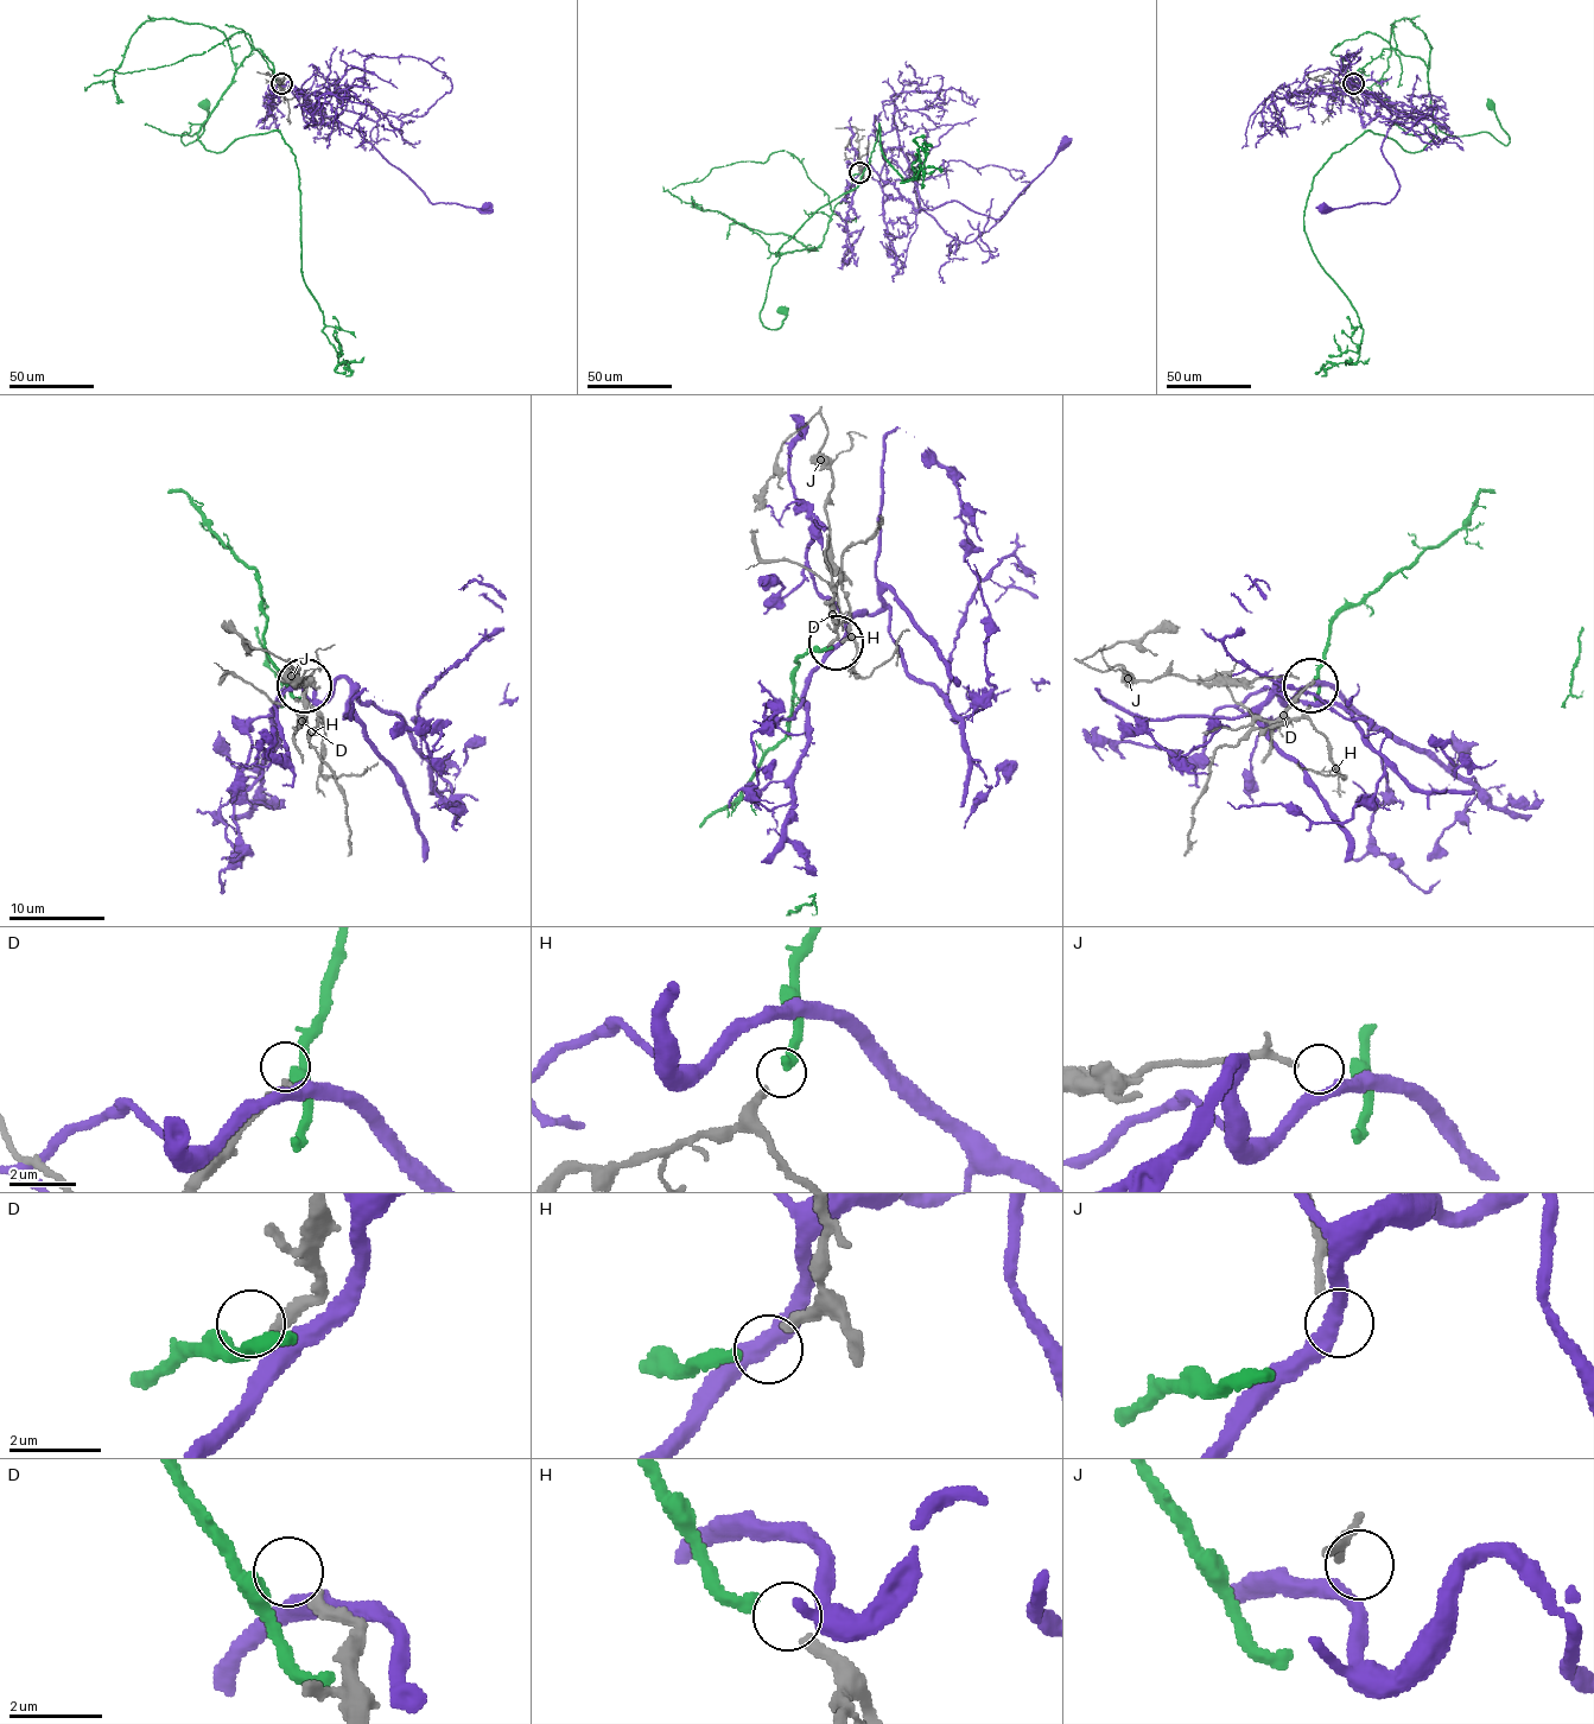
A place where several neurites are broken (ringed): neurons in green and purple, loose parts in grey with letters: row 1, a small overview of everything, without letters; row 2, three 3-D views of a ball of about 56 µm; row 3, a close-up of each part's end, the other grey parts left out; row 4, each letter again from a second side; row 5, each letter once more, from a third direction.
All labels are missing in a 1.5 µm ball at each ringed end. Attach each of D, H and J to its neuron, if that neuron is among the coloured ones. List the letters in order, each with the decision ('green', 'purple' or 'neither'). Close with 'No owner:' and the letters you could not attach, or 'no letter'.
D: neither
H: green
J: neither
No owner: D, J

